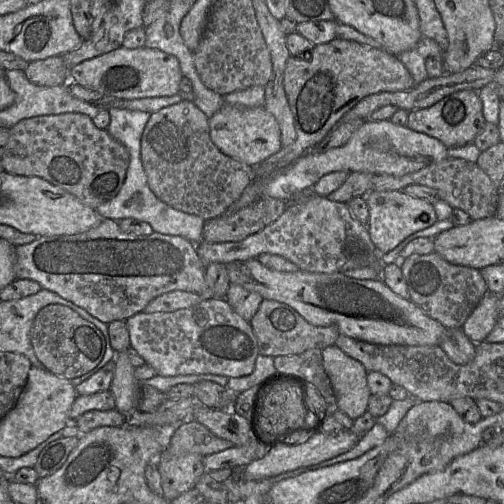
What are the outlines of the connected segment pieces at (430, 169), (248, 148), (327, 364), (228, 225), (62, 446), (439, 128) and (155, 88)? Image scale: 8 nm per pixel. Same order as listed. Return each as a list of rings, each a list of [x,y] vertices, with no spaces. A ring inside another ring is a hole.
[[[446,158],[432,163],[416,172],[402,176],[373,174],[373,190],[403,190],[410,184],[425,185],[437,190],[441,200],[451,207],[459,208],[469,214],[472,220],[495,215],[498,205],[499,191],[490,177],[475,163],[458,158]]]
[[[224,104],[210,119],[210,138],[225,155],[256,167],[281,148],[281,131],[275,117],[264,107]]]
[[[335,345],[322,349],[322,360],[338,409],[353,420],[363,415],[371,395],[367,384],[368,372],[363,364]]]
[[[262,197],[233,214],[205,221],[202,240],[209,243],[242,241],[277,220],[287,206],[284,200]]]
[[[62,437],[49,443],[38,455],[33,467],[39,479],[53,474],[79,443],[79,437]]]
[[[462,90],[443,98],[428,108],[409,111],[406,127],[436,138],[449,149],[472,143],[483,130],[485,123],[482,103],[476,91]]]
[[[120,47],[108,53],[85,60],[72,68],[69,81],[105,96],[121,99],[173,96],[180,92],[183,75],[177,57],[159,49]]]

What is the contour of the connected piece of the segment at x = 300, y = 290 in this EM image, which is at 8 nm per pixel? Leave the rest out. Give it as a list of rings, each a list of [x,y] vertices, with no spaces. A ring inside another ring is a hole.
[[[257,258],[232,262],[226,265],[229,280],[244,288],[259,293],[263,299],[275,300],[289,305],[308,323],[314,326],[335,325],[340,334],[377,345],[439,345],[446,328],[429,317],[410,299],[404,299],[394,293],[381,278],[355,279],[342,272],[310,273],[304,271],[279,272],[262,265]]]

